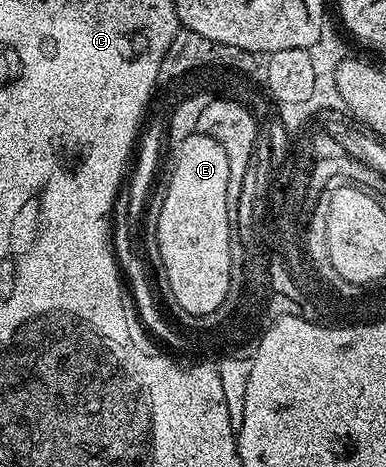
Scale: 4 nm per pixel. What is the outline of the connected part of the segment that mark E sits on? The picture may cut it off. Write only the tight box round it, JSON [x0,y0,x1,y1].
[156,133,233,317]

